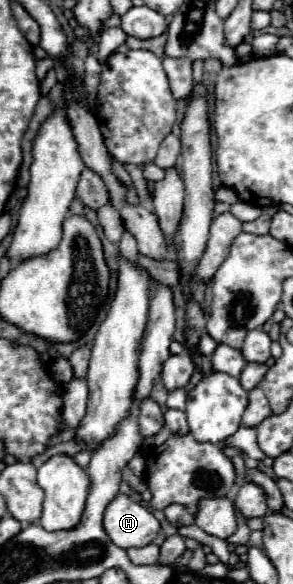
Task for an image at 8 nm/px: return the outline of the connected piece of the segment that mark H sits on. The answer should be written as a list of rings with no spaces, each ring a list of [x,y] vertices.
[[[116,495],[104,511],[104,529],[114,545],[130,549],[150,545],[160,531],[160,523],[140,503],[126,495]]]

